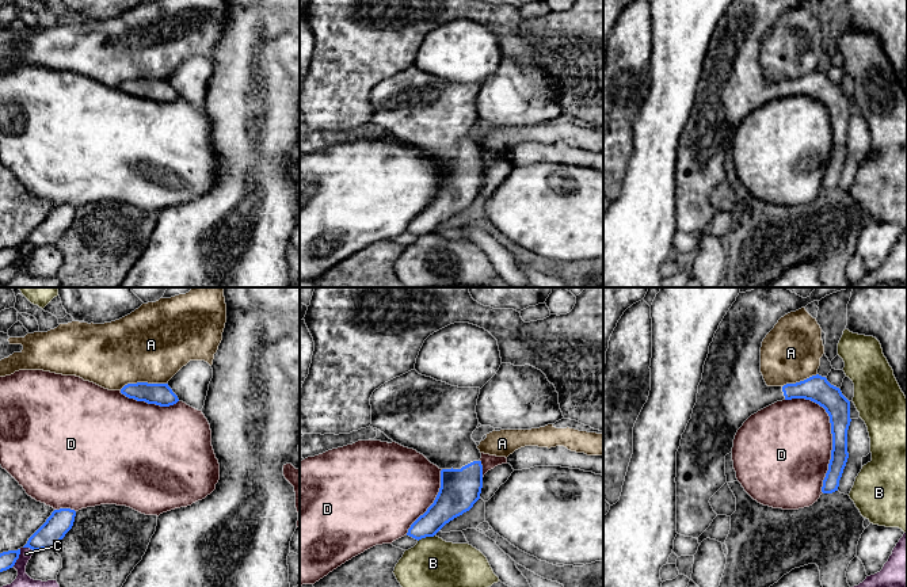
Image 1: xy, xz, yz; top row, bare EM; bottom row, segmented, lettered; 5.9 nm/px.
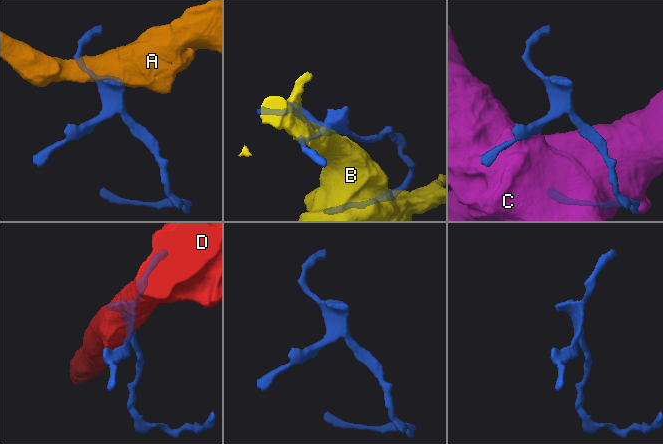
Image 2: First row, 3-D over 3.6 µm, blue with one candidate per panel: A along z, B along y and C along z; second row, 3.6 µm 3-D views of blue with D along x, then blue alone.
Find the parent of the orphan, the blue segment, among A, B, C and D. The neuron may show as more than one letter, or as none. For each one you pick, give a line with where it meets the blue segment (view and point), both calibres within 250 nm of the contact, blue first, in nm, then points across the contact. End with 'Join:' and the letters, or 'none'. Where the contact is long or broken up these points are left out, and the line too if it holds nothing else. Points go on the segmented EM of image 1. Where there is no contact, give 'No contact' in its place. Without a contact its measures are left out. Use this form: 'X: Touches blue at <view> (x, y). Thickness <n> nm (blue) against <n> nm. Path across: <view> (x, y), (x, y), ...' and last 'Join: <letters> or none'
Join: none

